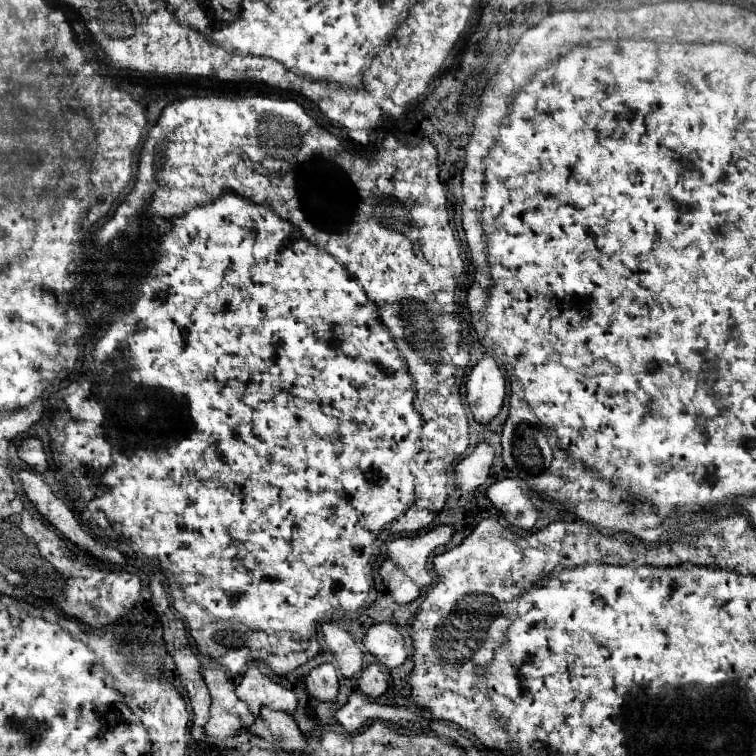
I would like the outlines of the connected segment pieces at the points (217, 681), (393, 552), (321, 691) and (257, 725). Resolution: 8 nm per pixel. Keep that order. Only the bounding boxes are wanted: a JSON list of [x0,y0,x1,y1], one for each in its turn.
[[204,670,254,738],[386,526,452,574],[304,664,338,702],[248,708,306,754]]

